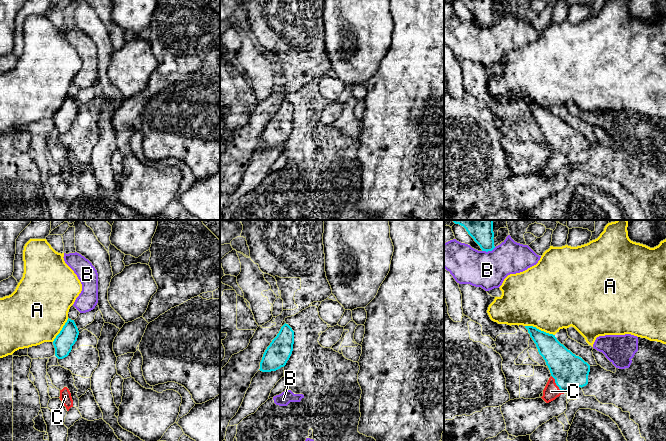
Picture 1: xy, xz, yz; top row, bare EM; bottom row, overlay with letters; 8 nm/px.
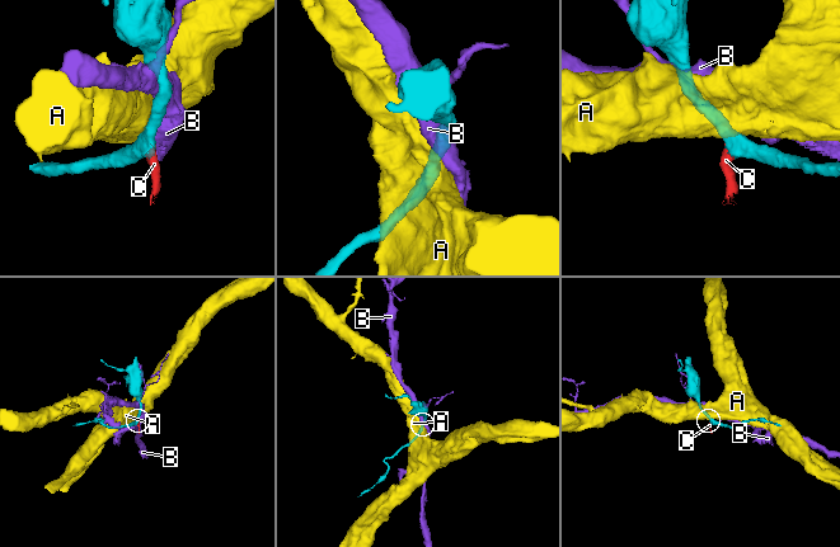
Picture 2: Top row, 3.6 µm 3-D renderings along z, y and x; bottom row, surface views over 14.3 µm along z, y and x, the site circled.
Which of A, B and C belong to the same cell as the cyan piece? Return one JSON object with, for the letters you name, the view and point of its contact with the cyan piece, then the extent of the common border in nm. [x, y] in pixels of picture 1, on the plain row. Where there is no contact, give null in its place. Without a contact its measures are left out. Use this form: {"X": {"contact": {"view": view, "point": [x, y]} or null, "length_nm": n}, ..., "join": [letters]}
{"C": {"contact": {"view": "yz", "point": [556, 160]}, "length_nm": 180}, "join": ["C"]}

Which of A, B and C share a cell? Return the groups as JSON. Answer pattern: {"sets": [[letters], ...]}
{"sets": [["A"], ["B"], ["C"]]}

